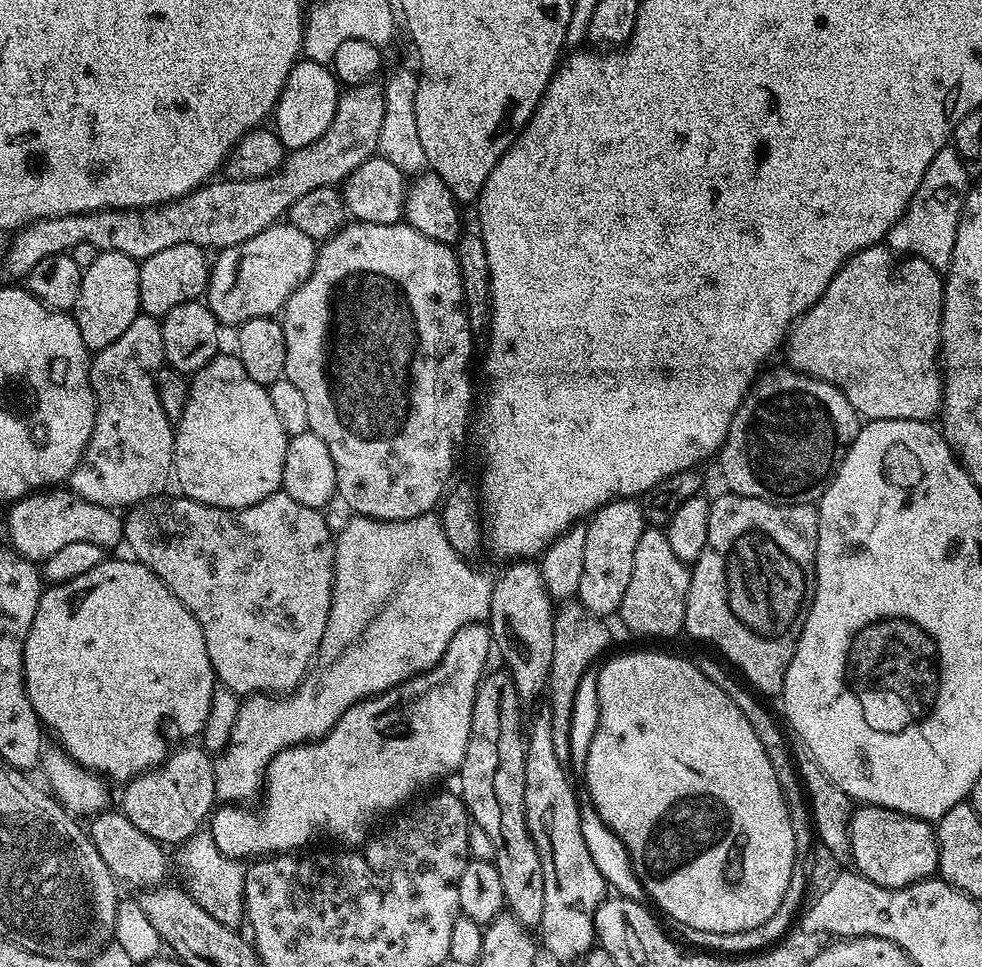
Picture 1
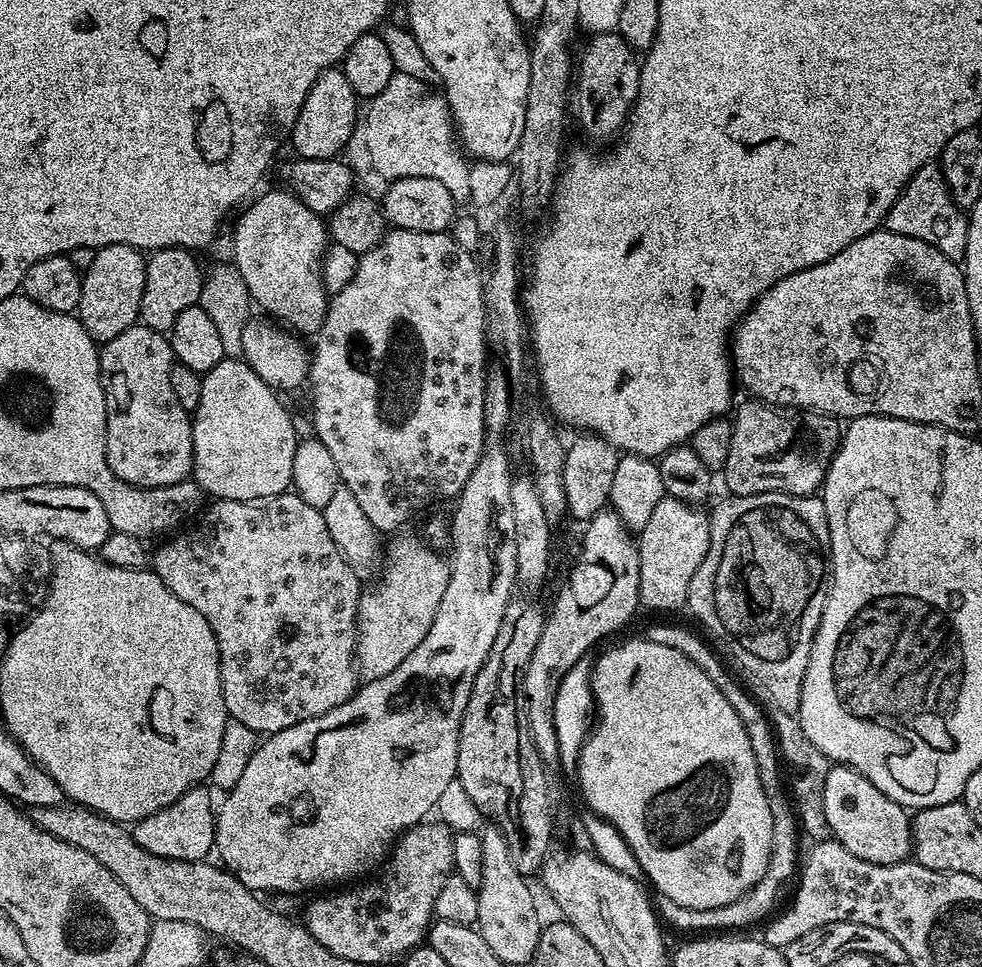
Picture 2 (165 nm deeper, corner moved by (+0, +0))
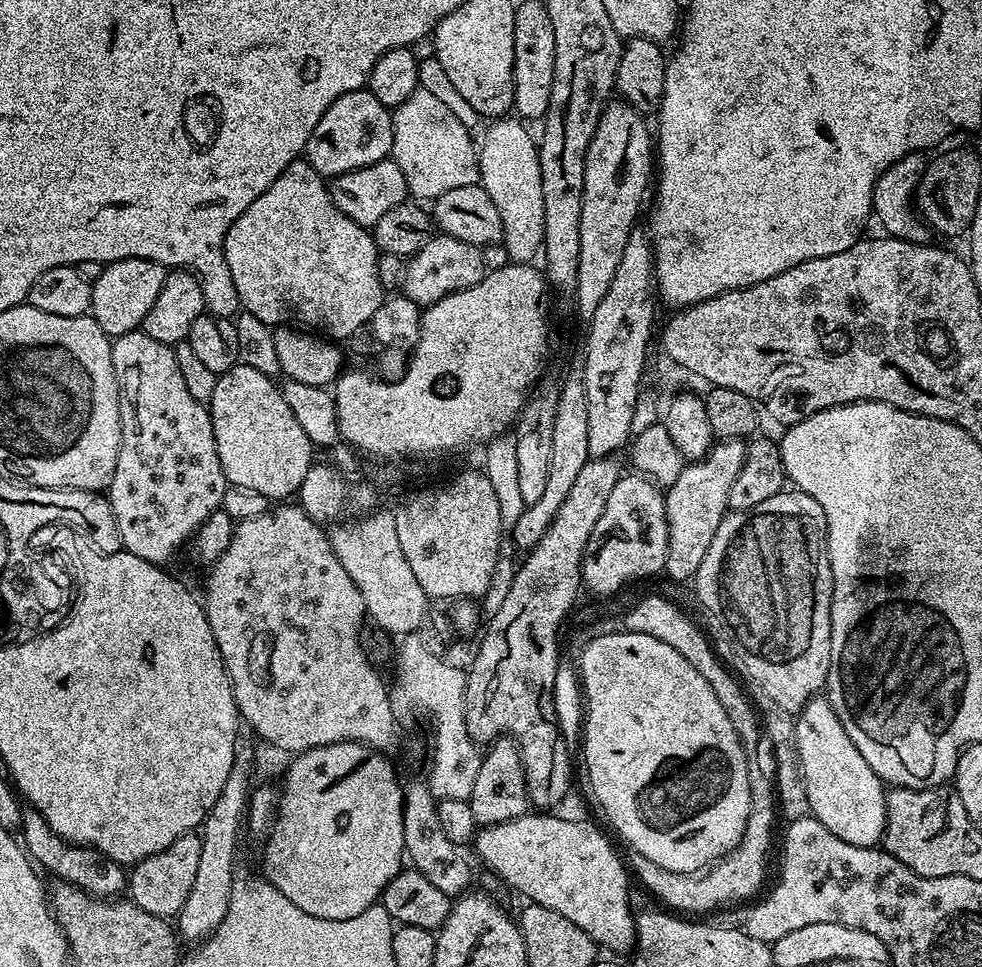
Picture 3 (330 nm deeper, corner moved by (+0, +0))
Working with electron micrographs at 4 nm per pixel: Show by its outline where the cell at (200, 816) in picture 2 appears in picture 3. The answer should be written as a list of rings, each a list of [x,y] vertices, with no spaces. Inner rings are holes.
[[[195,831],[187,832],[182,838],[170,842],[166,850],[158,850],[158,854],[150,854],[150,858],[139,860],[131,865],[127,873],[127,895],[132,903],[137,904],[146,914],[175,917],[182,910],[186,898],[190,894],[190,886],[194,886],[194,878],[198,871],[198,861],[202,854],[202,842]]]

